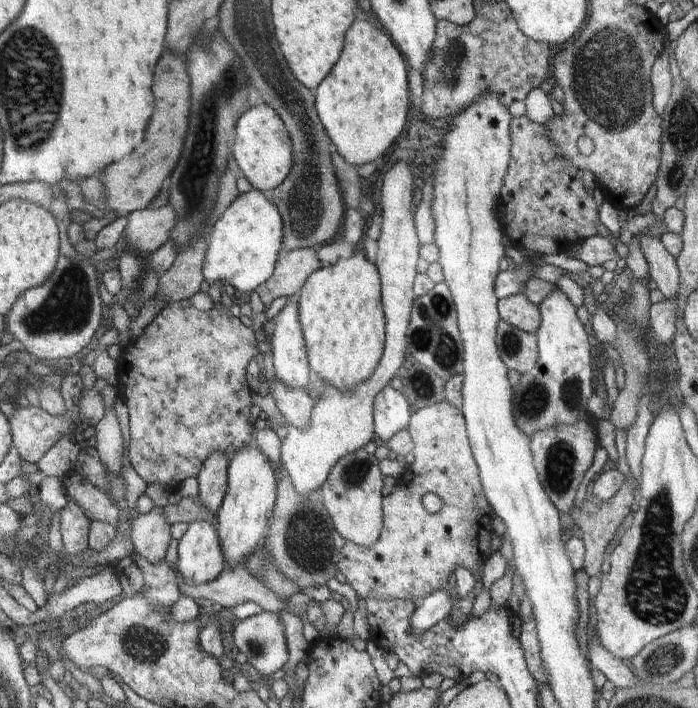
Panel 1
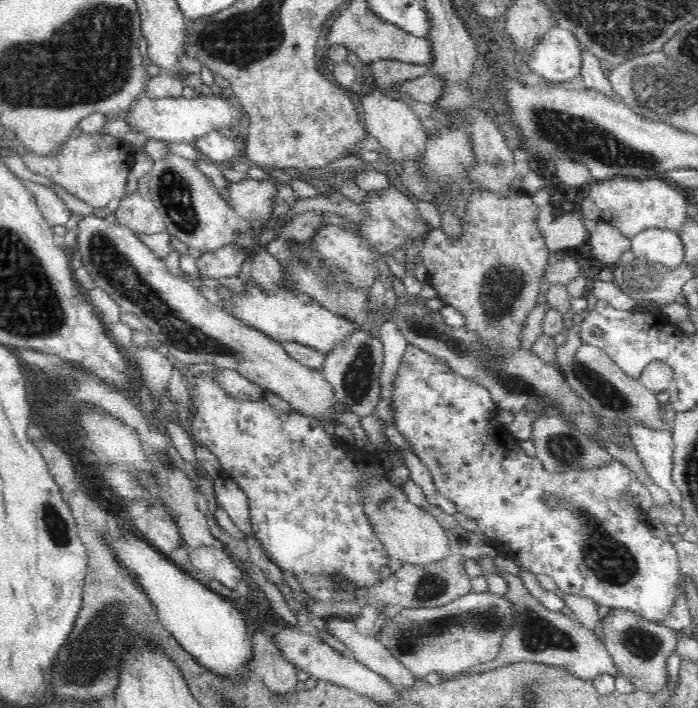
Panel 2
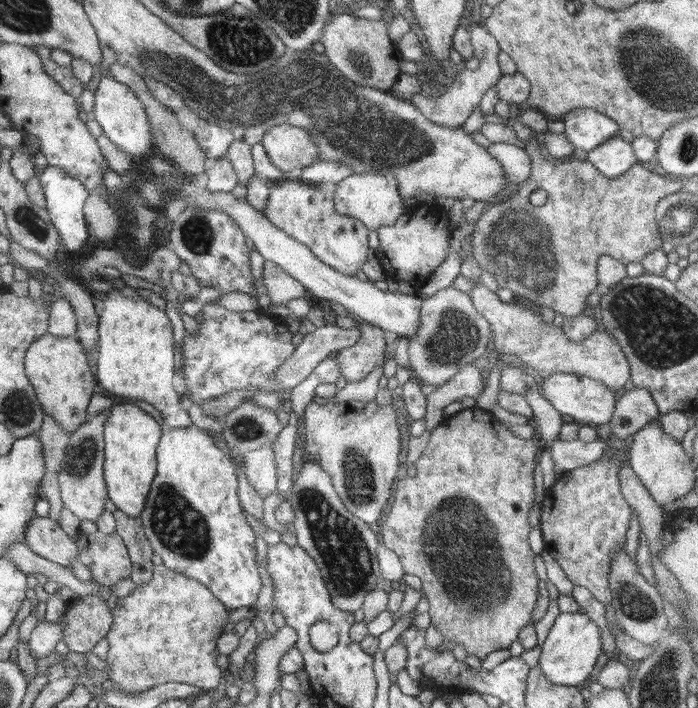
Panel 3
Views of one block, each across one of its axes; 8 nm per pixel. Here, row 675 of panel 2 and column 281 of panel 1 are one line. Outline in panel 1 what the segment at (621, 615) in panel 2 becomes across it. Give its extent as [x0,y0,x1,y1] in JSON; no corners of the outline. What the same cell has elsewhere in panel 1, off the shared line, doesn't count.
[234,612,288,676]

